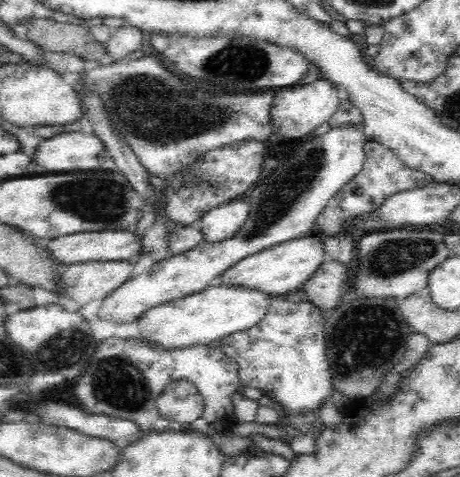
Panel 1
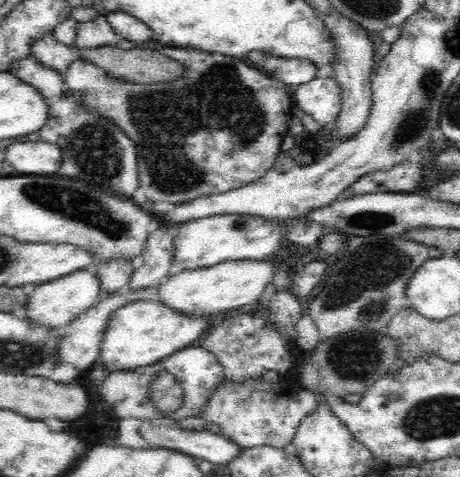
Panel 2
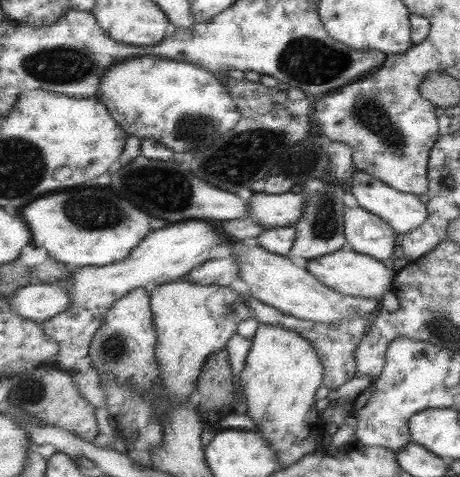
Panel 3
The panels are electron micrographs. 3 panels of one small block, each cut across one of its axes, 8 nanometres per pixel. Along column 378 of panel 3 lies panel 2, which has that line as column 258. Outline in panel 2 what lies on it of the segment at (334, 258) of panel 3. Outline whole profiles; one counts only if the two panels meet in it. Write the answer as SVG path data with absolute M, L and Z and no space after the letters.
M230 260L222 264L214 264L212 268L200 268L190 272L180 272L170 276L166 284L158 288L158 298L168 308L184 312L188 316L214 316L224 318L226 312L236 312L236 308L254 304L268 284L272 284L274 272L278 268L276 262L264 260Z

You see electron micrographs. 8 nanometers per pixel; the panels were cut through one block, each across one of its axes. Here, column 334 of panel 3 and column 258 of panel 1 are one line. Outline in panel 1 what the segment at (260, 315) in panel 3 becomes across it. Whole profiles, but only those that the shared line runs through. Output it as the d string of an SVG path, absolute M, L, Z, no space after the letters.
M286 296L272 298L270 312L266 312L266 318L262 318L254 328L248 328L244 332L234 332L218 342L218 348L230 356L240 372L240 386L252 386L260 392L272 392L276 402L286 408L292 414L310 414L314 410L320 410L328 400L334 396L332 388L332 370L328 362L328 348L326 348L326 334L324 334L324 314L320 314L318 308L314 308L312 302L306 302L302 296L300 304L292 304L286 300Z

